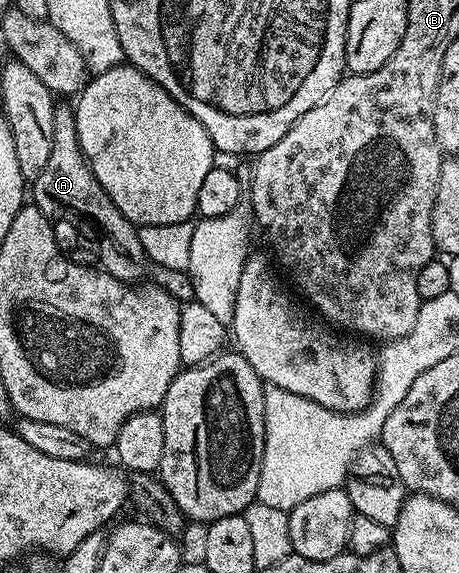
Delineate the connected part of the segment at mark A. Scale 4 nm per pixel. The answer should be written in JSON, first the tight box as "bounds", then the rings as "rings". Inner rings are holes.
{"bounds":[32,106,148,285],"rings":[[[55,106],[52,117],[52,149],[48,165],[44,165],[40,177],[32,180],[32,203],[51,221],[63,219],[66,223],[83,227],[98,250],[97,262],[109,275],[127,285],[139,282],[137,279],[148,268],[148,260],[141,247],[138,227],[130,223],[128,217],[120,213],[120,209],[116,209],[112,197],[104,193],[100,181],[96,181],[92,169],[86,164],[80,141],[76,137],[73,106]]]}

